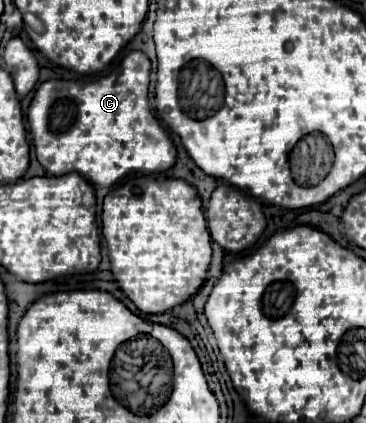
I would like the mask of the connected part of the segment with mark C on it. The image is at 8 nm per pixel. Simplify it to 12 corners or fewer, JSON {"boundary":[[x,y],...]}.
{"boundary":[[151,62],[47,80],[27,120],[49,174],[113,186],[165,172]]}

